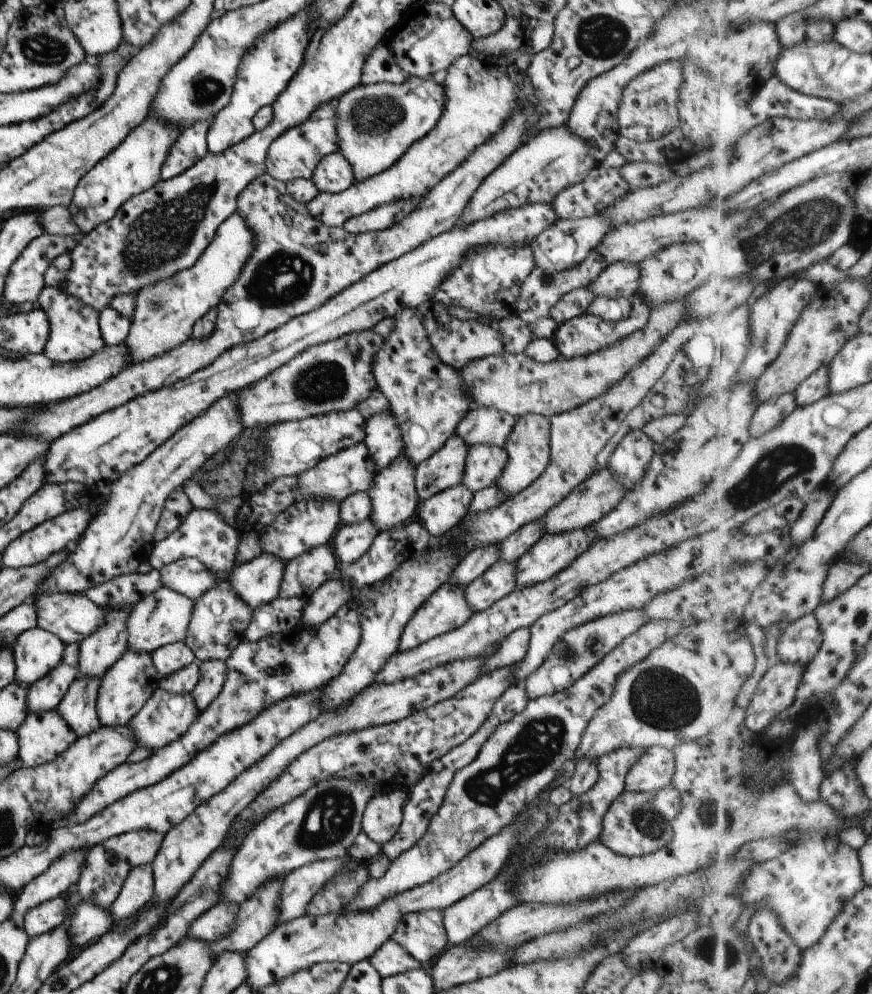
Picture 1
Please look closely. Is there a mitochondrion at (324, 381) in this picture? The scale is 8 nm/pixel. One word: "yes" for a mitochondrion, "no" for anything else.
yes

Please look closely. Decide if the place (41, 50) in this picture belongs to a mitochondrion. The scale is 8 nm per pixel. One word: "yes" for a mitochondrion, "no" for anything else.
yes

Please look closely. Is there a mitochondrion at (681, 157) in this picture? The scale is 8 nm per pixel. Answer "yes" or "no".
no

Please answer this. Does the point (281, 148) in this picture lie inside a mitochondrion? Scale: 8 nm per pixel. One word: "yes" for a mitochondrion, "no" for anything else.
no

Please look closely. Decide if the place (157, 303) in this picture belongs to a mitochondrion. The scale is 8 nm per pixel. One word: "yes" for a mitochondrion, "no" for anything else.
yes

